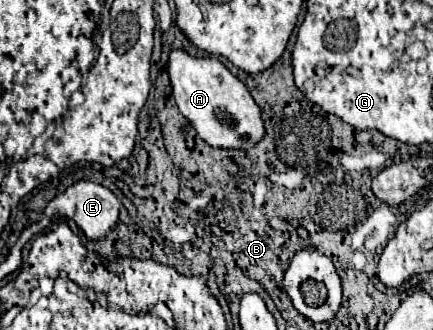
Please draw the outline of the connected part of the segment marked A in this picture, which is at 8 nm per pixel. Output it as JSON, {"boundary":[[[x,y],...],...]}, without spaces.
{"boundary":[[[171,51],[167,67],[173,97],[179,111],[191,121],[197,135],[211,147],[219,149],[251,149],[265,137],[265,121],[259,105],[247,87],[233,77],[217,59],[195,59],[185,51]]]}

